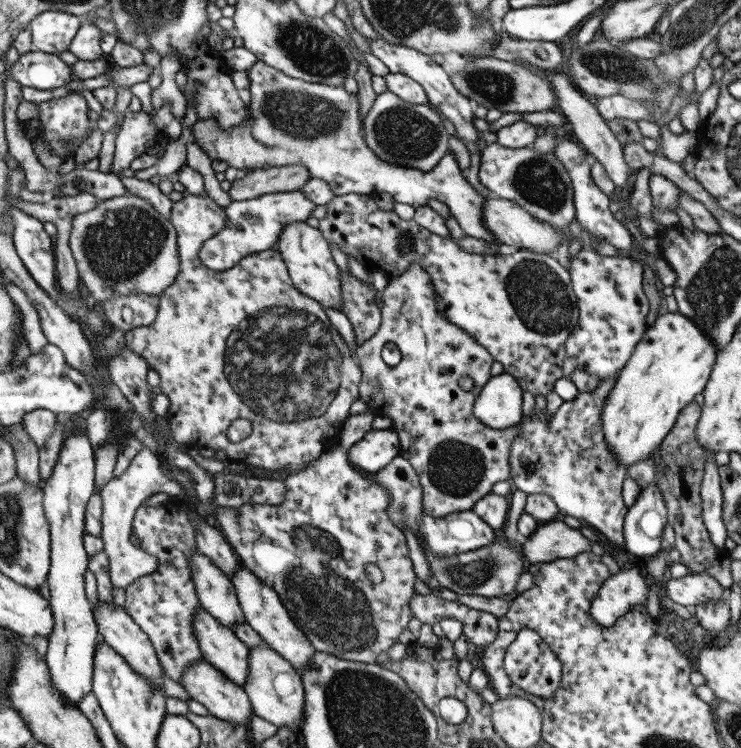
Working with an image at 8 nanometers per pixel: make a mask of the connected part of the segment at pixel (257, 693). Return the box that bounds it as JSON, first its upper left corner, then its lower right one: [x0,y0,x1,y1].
[242,641,304,731]

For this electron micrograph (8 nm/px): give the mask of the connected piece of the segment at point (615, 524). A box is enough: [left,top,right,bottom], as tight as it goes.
[509,375,628,547]

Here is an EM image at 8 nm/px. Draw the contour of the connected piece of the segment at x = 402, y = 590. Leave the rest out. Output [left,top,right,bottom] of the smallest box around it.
[209,414,416,665]

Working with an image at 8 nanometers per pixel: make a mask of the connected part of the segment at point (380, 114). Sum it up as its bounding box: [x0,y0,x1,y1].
[361,91,448,172]

